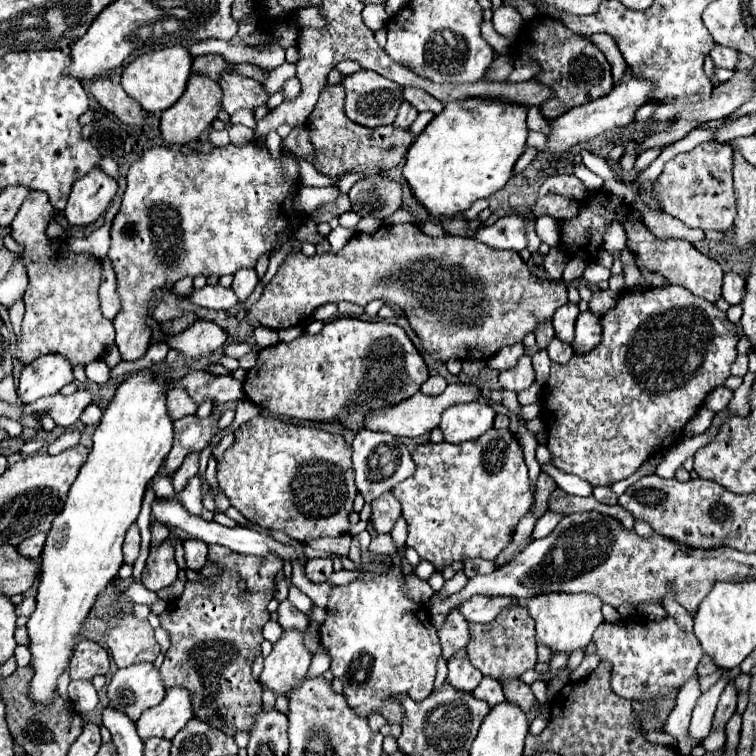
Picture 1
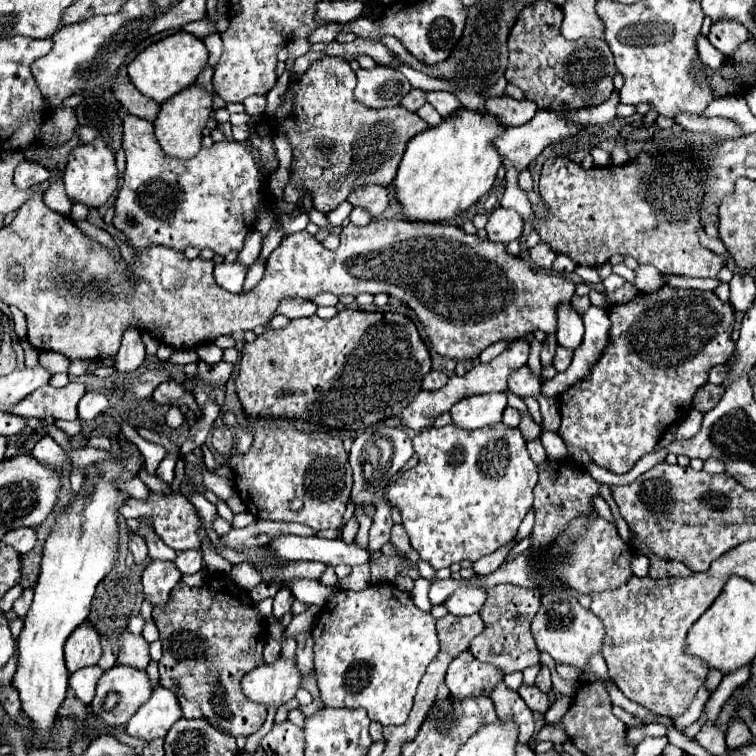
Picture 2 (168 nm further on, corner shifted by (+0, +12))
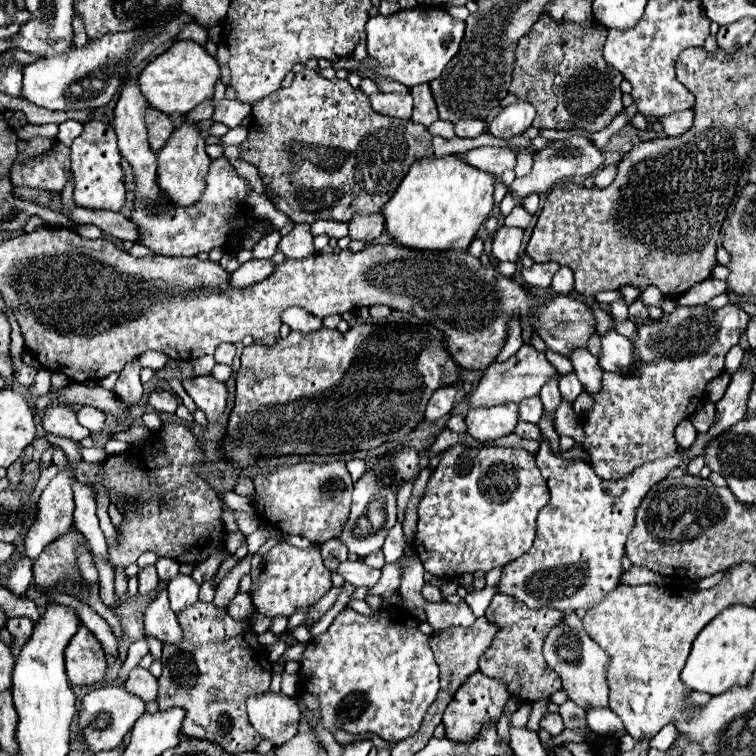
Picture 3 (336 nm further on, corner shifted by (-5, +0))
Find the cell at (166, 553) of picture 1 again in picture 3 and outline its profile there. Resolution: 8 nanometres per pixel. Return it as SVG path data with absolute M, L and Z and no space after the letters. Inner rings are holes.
M165 590L149 604L145 612L145 636L157 638L161 644L179 644L183 640L183 632L175 612L169 608Z

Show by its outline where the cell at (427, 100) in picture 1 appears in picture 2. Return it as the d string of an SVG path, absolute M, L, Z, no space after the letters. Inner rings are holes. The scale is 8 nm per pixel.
M426 92L426 102L432 104L442 118L448 118L458 108L462 108L462 104L450 92Z

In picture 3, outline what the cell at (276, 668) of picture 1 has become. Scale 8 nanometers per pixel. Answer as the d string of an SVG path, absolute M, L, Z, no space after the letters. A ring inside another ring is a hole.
M265 692L261 696L251 696L247 700L247 712L255 732L275 746L285 744L297 734L301 710L293 698L285 694Z

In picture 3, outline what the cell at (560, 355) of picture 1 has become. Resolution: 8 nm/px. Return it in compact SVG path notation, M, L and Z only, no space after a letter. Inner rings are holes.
M575 372L561 376L561 380L559 380L559 392L561 392L563 400L567 400L567 402L575 402L575 398L583 392L583 386L577 380Z

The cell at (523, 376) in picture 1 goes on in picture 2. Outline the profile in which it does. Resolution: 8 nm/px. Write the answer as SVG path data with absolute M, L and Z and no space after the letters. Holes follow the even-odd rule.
M522 366L510 374L508 388L510 388L510 392L514 392L520 398L540 396L540 380L538 380L538 376L532 374L532 370L528 366Z

